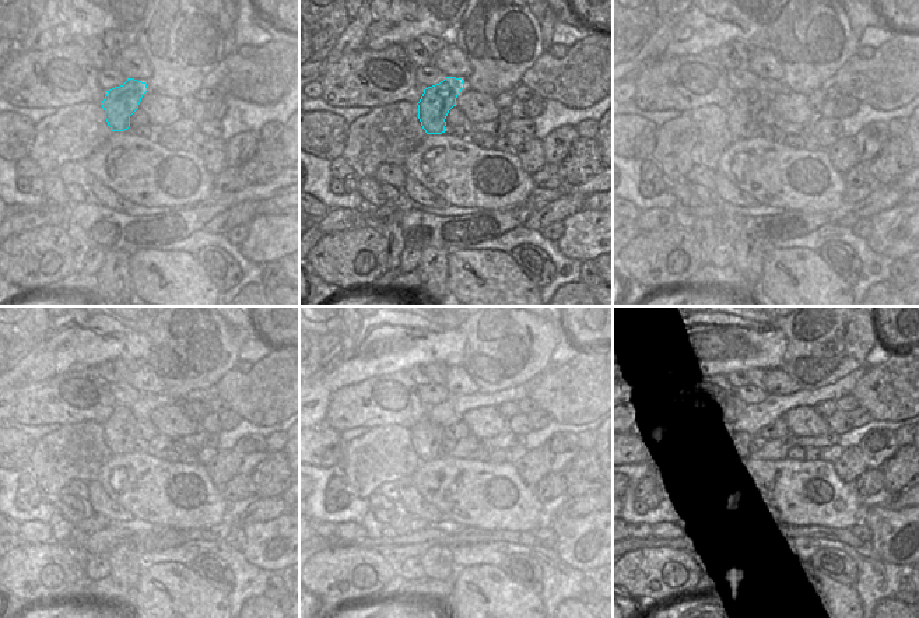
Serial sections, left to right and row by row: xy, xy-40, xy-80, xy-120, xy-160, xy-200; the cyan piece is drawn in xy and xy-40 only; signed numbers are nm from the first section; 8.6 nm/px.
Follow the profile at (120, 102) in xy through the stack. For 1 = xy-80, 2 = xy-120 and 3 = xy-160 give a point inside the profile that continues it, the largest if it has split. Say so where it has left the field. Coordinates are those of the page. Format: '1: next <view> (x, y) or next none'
1: next xy-80 (743, 113)
2: next xy-120 (119, 431)
3: next xy-160 (425, 436)

